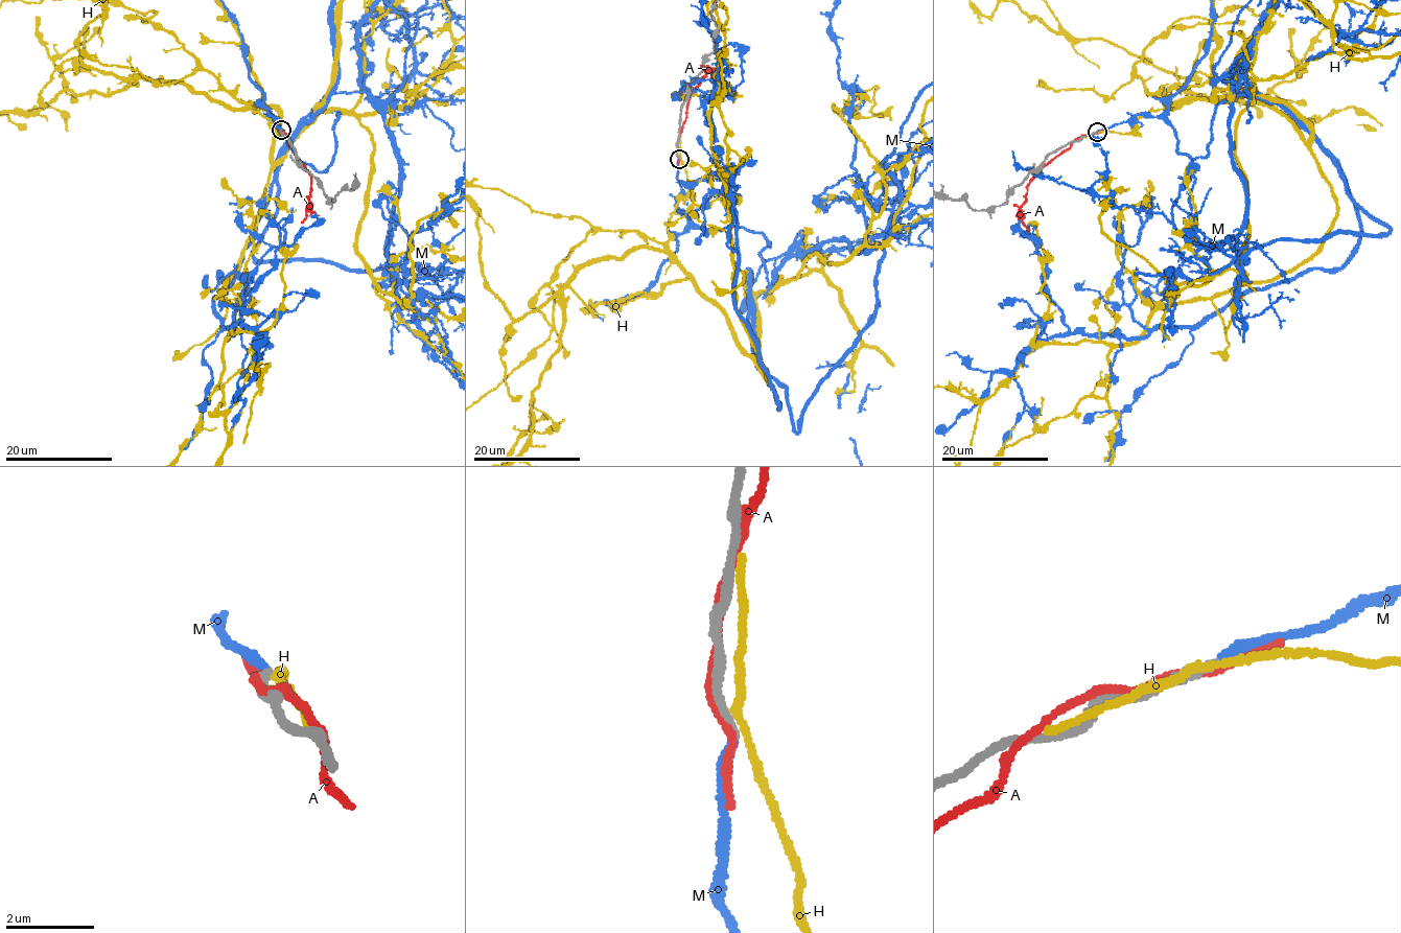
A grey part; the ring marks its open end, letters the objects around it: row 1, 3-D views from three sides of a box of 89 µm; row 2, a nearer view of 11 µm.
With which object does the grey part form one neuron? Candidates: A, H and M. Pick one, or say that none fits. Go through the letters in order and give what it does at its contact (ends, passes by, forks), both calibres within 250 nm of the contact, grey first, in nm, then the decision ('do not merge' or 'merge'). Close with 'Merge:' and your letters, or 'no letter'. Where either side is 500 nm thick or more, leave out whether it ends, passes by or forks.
A: it passes by; 180 nm thick on the grey side, 170 nm on the other; do not merge
H: it passes by; 220 nm thick on the grey side, 170 nm on the other; do not merge
M: it ends there; 200 nm thick on the grey side, 220 nm on the other; merge
Merge: M

